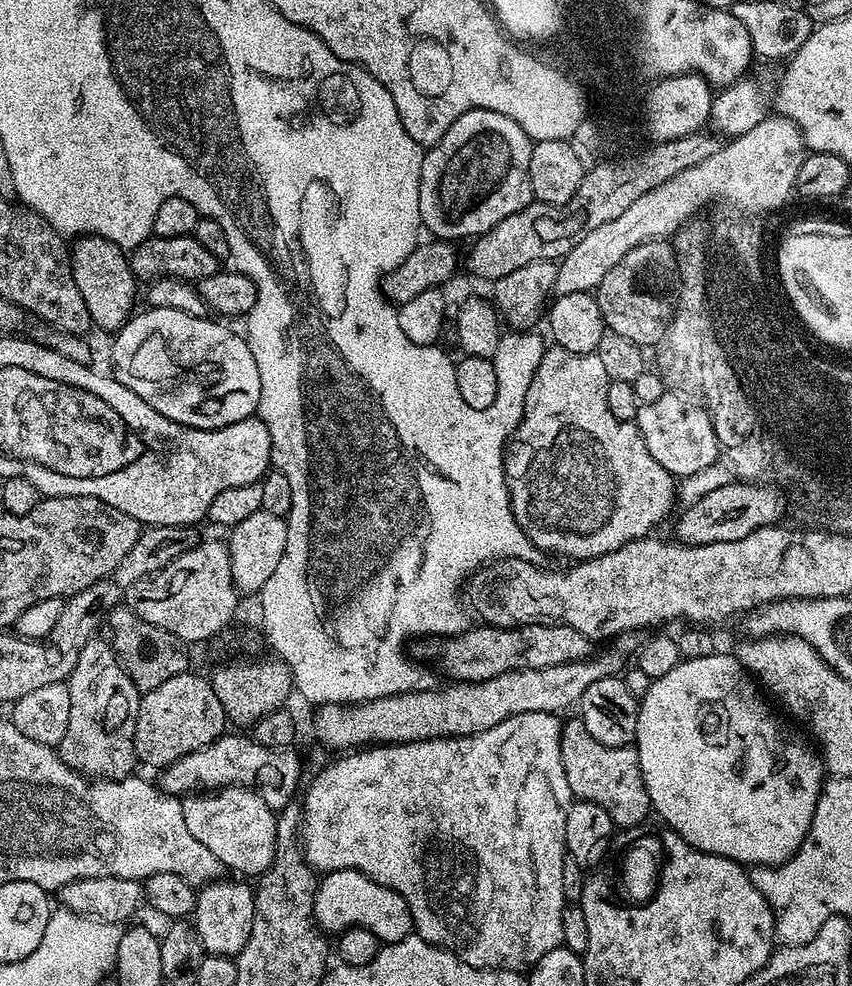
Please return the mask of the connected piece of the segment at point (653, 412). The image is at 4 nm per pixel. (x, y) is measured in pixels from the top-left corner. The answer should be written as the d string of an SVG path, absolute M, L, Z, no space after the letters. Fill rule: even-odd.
M665 391L658 402L640 405L634 423L646 442L646 450L650 450L650 458L674 477L698 474L698 470L706 470L706 466L720 459L720 442L712 420L707 410L693 399Z

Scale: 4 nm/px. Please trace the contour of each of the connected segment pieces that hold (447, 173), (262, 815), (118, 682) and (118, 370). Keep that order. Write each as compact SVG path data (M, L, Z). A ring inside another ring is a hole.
M470 110L442 134L437 144L431 145L424 153L420 189L418 190L418 210L420 222L425 229L432 231L437 240L449 242L467 241L488 232L502 218L510 218L510 214L518 214L528 204L533 203L530 186L530 154L533 141L506 114L498 114L494 110Z
M233 786L203 794L183 797L182 818L186 818L186 830L218 858L218 862L232 874L244 878L259 878L272 865L276 857L277 813L251 788Z
M107 639L86 642L76 668L67 678L70 690L70 726L58 745L60 757L81 776L98 780L122 780L137 767L134 726L142 695L128 676Z
M145 307L145 312L137 311L132 319L127 320L119 330L115 333L112 344L112 368L116 380L122 382L122 386L126 386L130 390L134 390L134 394L138 394L138 398L142 398L142 402L146 402L150 406L154 406L154 410L158 410L158 414L162 414L166 418L170 418L174 422L184 425L186 428L221 428L222 426L230 426L234 422L242 422L248 416L257 415L260 407L260 379L258 378L258 362L254 362L254 354L250 354L250 346L247 339L243 335L240 336L236 332L231 332L227 328L227 323L221 322L219 319L211 318L207 315L195 316L194 314L186 314L182 310L174 310L173 308L154 308Z

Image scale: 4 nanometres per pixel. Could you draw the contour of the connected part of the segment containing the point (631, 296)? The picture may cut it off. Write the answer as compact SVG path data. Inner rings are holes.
M667 239L647 240L645 244L634 246L634 250L609 270L594 289L605 329L622 334L622 338L630 338L635 344L656 346L671 322L675 270L674 250Z

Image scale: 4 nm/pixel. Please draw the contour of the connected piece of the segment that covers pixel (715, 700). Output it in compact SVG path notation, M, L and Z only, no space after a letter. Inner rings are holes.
M723 650L715 651L710 657L681 659L680 663L674 666L674 670L670 670L670 674L662 674L662 678L653 680L650 690L646 690L646 694L639 697L634 747L642 770L644 788L648 791L652 803L652 812L660 815L668 823L665 825L671 831L678 833L691 848L737 860L745 866L775 866L790 859L800 848L800 843L804 841L804 835L808 832L820 797L820 790L826 783L826 773L819 755L811 747L808 749L804 744L784 744L784 732L776 728L780 720L772 713L771 706L773 707L762 695L757 681L749 676L748 671L741 666L735 655L728 653L727 656Z

